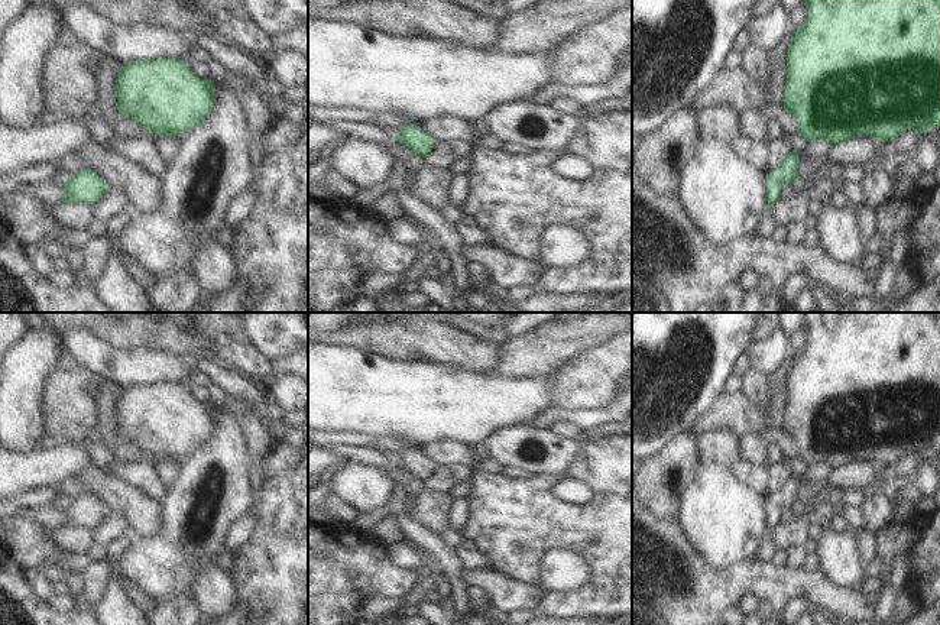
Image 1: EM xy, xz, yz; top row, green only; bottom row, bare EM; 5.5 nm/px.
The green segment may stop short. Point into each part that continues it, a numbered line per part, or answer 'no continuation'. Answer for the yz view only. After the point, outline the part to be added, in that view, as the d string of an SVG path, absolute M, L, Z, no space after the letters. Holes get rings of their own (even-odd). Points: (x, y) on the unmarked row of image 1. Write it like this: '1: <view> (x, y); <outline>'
no continuation

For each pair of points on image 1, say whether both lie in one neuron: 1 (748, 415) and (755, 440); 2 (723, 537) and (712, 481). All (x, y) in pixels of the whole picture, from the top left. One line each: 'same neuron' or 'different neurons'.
1: different neurons
2: same neuron

